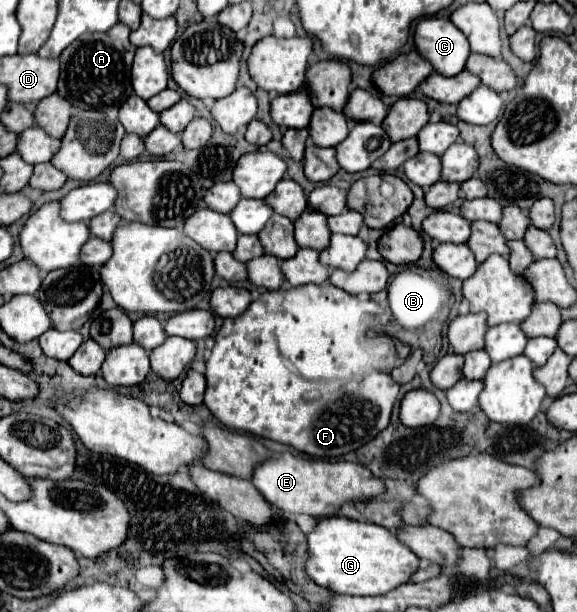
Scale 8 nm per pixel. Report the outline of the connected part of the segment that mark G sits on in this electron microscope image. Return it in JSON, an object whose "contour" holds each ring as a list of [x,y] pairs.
{"contour":[[[332,516],[332,518],[318,520],[316,530],[308,534],[308,552],[310,552],[310,558],[306,562],[306,570],[310,578],[320,586],[332,588],[332,592],[336,594],[380,596],[404,582],[410,582],[412,574],[420,568],[420,558],[412,550],[408,550],[400,540],[396,540],[396,534],[372,522],[358,522],[358,520],[350,520],[344,516]]]}

